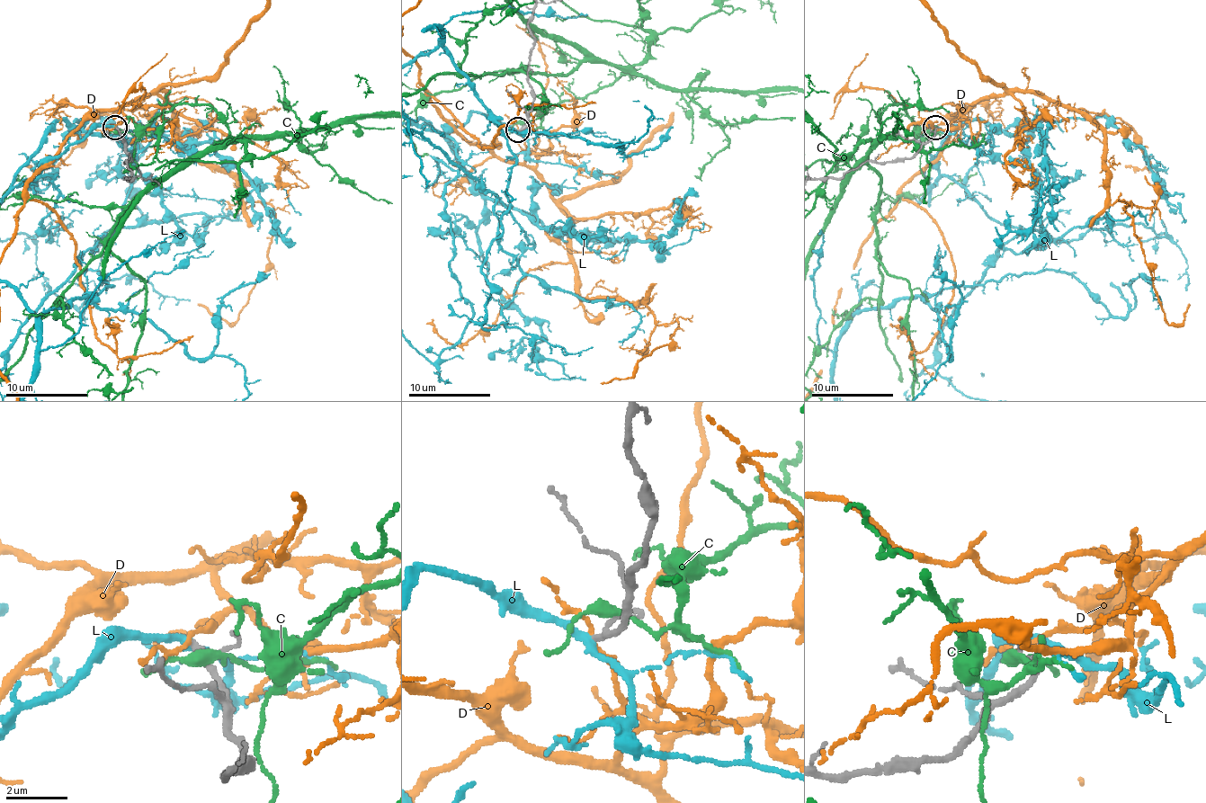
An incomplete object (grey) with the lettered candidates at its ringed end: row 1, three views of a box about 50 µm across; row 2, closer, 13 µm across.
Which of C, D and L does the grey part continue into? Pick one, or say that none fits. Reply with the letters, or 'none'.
L

